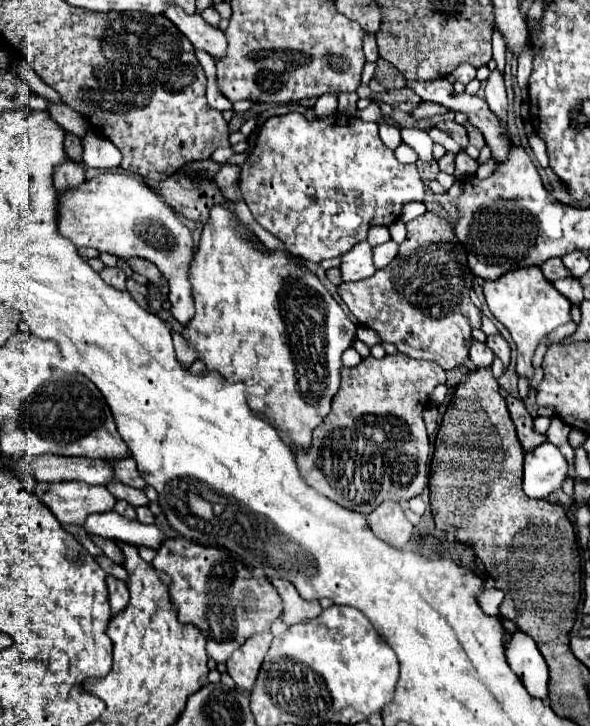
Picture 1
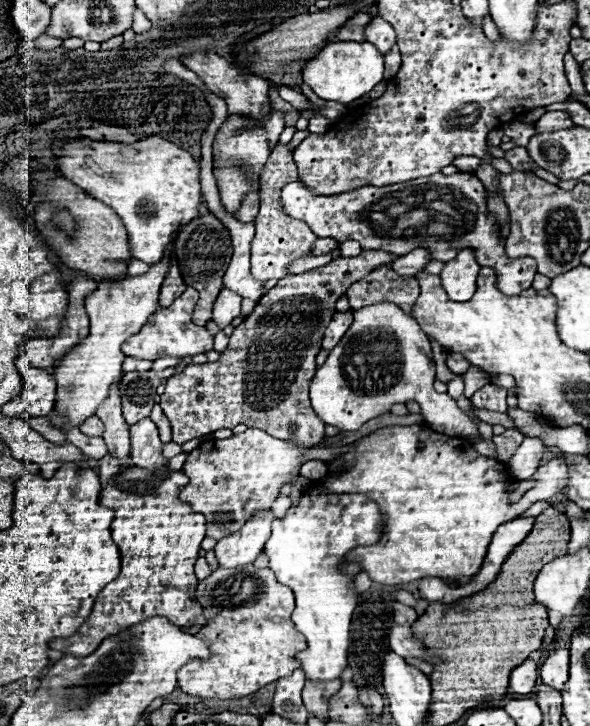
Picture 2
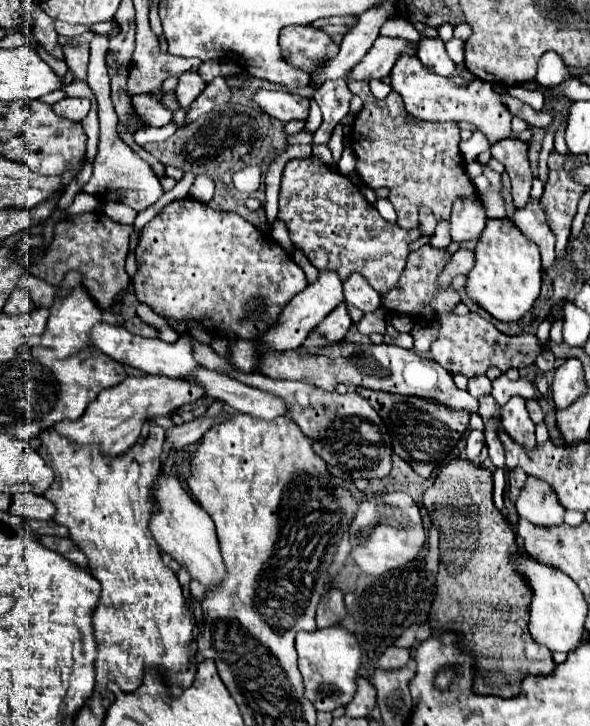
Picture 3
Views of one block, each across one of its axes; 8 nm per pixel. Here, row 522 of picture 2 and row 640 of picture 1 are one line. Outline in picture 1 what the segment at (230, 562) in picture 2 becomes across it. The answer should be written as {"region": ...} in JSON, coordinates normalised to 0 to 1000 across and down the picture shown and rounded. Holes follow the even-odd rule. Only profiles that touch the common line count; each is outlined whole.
{"region":[[[447,868],[444,873],[427,873],[410,893],[403,893],[393,906],[386,906],[383,912],[383,920],[386,920],[386,928],[393,931],[393,937],[424,950],[427,942],[434,939],[434,931],[437,931],[437,923],[441,923],[441,915],[458,893],[458,884],[461,884],[461,871],[458,868]]]}

